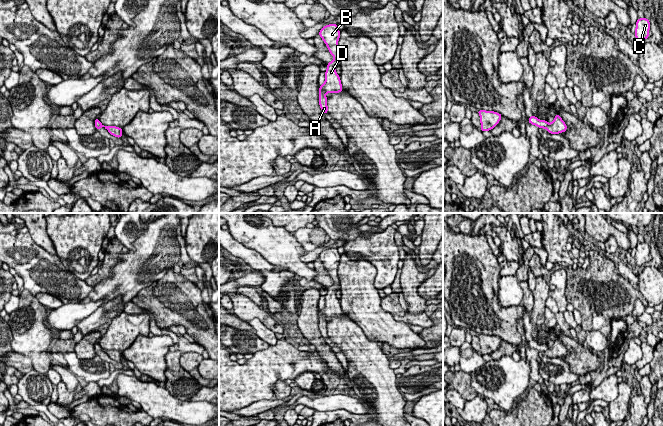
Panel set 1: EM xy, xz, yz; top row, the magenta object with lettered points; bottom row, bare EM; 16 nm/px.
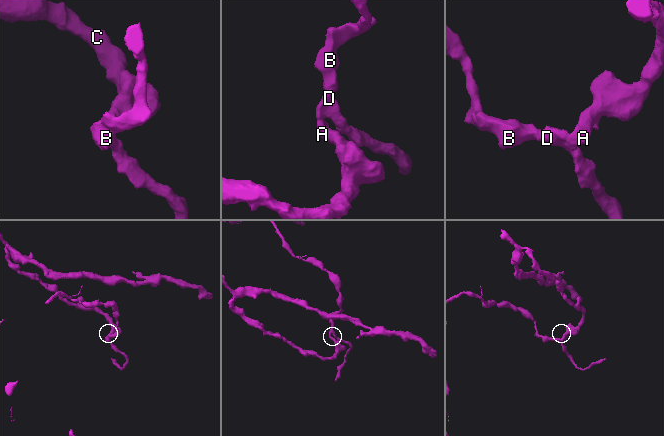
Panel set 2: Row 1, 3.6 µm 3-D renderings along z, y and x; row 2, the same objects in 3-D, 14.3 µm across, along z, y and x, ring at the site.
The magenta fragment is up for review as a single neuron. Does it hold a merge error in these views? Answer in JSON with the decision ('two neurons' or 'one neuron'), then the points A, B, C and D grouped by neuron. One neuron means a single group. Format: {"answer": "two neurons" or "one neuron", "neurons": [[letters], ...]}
{"answer": "two neurons", "neurons": [["A", "C"], ["B", "D"]]}

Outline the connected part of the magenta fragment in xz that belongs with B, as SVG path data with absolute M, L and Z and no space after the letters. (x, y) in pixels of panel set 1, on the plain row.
M328 248L321 252L319 260L326 268L333 284L327 287L327 294L325 295L325 305L319 311L319 317L340 317L343 314L339 299L336 297L338 289L338 265L340 262L340 254L338 248Z

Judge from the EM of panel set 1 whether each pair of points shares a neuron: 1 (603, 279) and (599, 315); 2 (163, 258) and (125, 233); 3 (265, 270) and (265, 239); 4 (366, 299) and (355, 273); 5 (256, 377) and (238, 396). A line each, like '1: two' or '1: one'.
1: one
2: two
3: two
4: one
5: one

